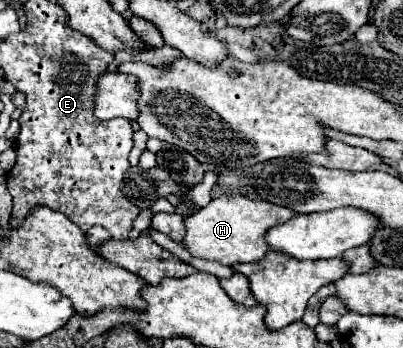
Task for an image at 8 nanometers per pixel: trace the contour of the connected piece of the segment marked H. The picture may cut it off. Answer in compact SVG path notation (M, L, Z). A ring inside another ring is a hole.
M222 194L222 196L214 198L214 200L210 200L208 206L200 208L196 214L192 214L186 220L186 242L182 246L192 256L208 258L208 260L218 260L218 262L222 262L226 266L230 266L234 262L254 262L254 260L264 258L264 254L268 252L268 244L264 240L266 232L272 226L284 224L284 222L288 222L294 216L296 214L290 208L282 208L278 204L270 204L270 202L264 202L260 198L248 198L248 196L242 196L242 194Z

